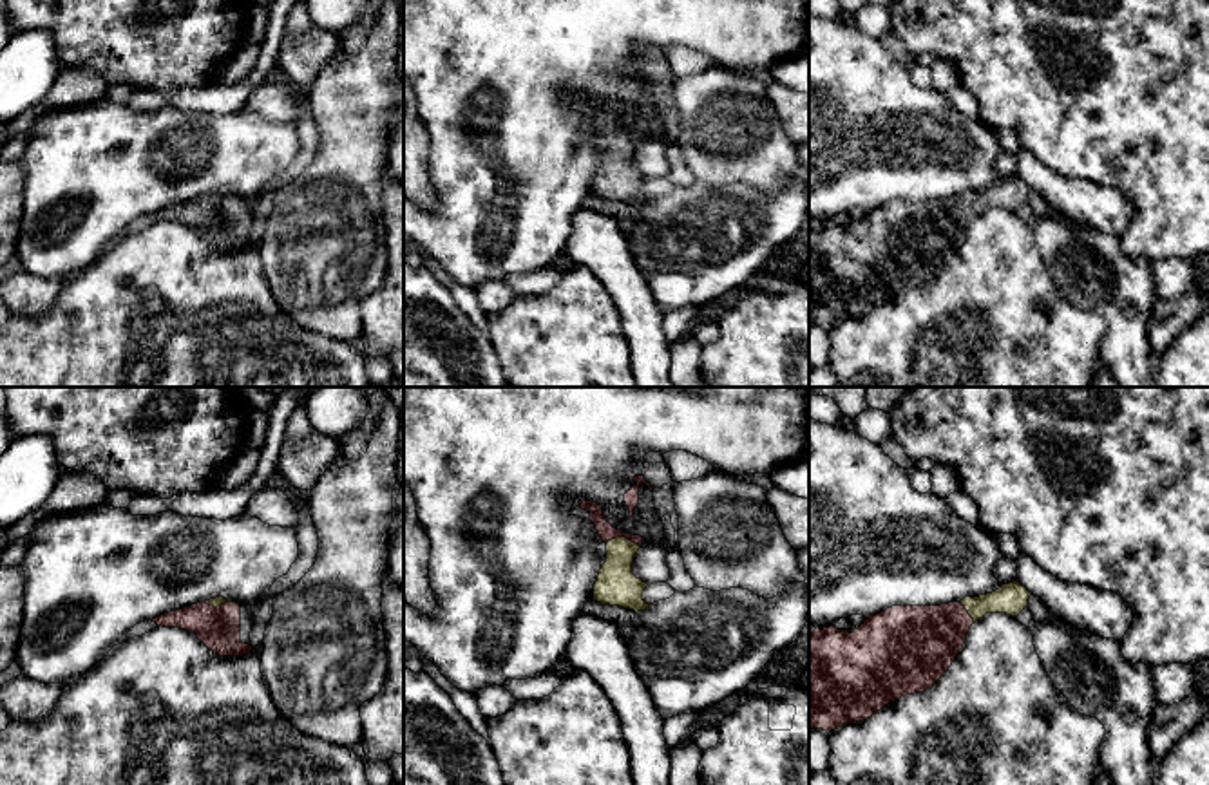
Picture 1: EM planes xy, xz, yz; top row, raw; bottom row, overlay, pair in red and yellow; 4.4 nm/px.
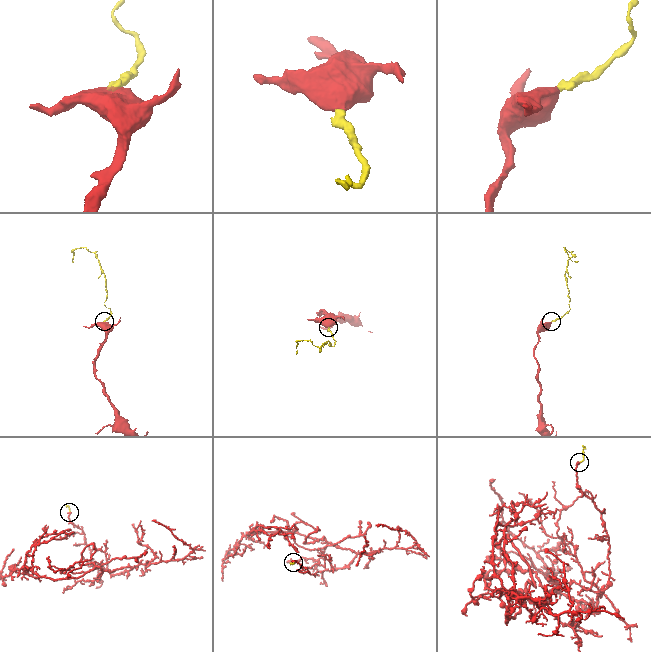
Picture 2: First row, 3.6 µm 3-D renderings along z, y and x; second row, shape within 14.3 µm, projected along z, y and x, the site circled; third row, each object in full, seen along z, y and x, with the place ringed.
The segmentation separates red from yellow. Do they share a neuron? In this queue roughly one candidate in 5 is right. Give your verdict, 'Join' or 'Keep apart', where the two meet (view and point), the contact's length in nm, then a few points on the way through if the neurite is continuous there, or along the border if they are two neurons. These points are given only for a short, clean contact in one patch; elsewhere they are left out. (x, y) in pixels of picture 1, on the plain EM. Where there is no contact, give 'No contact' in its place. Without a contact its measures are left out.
Join. Touches red at xz (623, 131). Shared border 150 nm. Path across: xz (607, 127), (610, 131), (623, 131), (616, 179)

